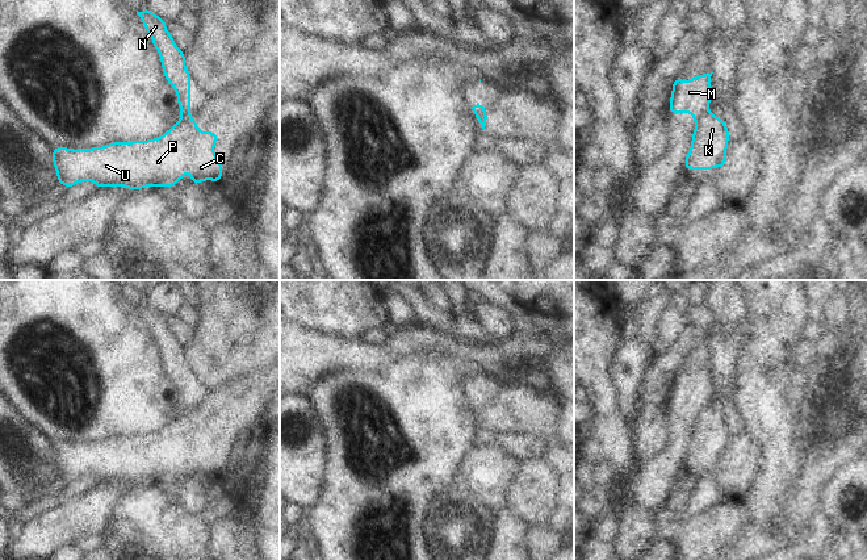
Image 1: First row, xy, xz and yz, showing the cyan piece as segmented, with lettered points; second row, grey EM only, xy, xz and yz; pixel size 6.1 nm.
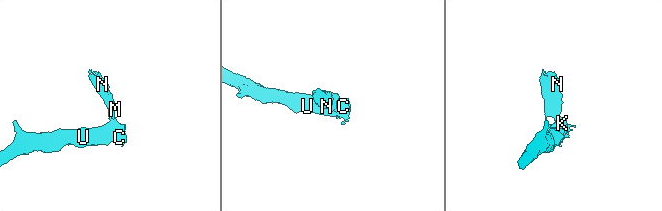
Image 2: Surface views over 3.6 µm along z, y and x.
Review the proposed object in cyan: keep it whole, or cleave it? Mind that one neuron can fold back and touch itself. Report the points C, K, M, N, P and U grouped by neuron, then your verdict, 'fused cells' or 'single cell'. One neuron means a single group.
groups C K P U / M N; fused cells

